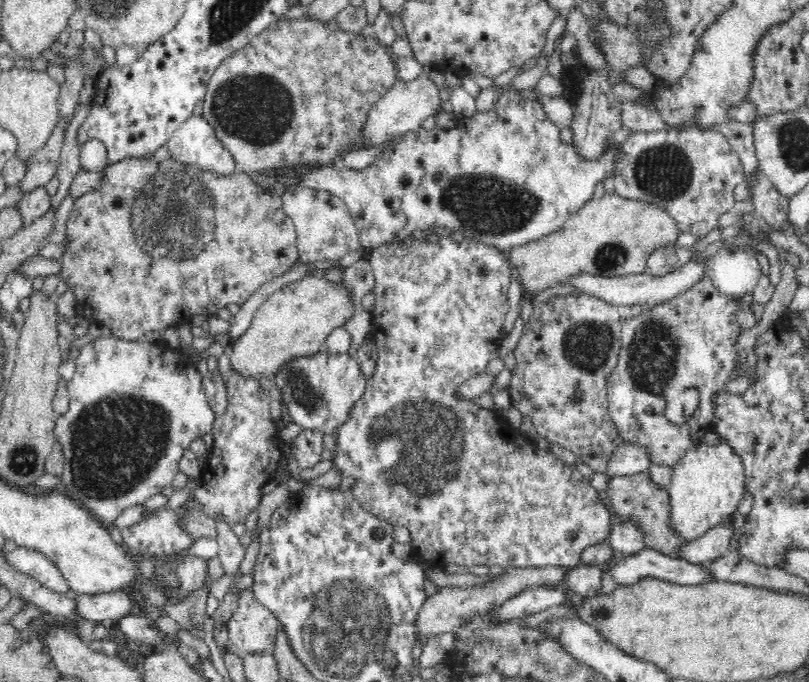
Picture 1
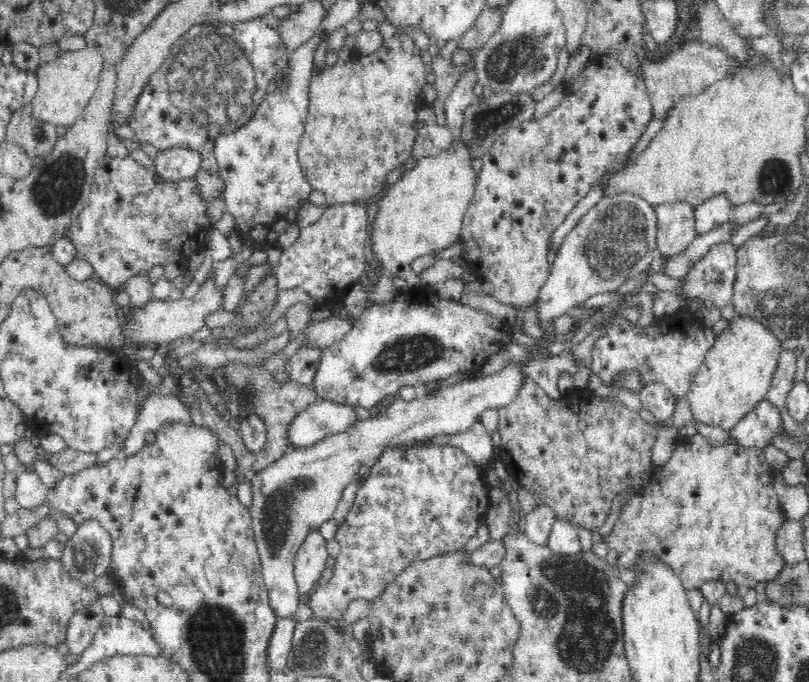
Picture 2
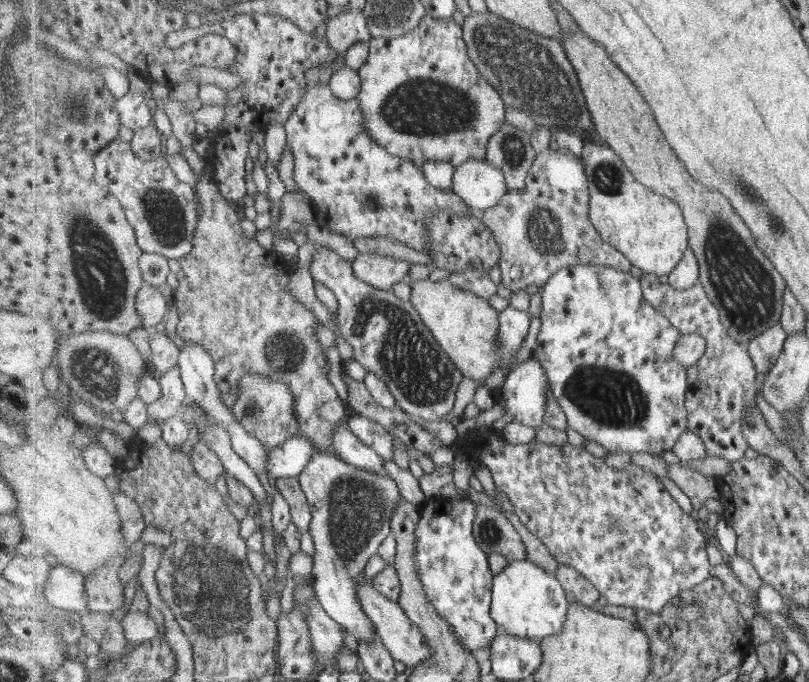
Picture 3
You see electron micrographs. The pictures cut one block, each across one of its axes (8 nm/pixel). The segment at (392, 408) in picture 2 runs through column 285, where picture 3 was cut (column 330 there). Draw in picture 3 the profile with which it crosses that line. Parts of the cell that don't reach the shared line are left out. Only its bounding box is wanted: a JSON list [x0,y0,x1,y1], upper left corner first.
[298,453,403,644]

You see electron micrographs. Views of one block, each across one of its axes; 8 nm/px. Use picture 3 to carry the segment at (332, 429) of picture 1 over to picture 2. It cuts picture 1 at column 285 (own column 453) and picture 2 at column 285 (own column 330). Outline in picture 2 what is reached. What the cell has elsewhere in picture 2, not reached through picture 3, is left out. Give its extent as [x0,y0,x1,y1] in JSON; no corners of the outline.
[275,202,368,303]

